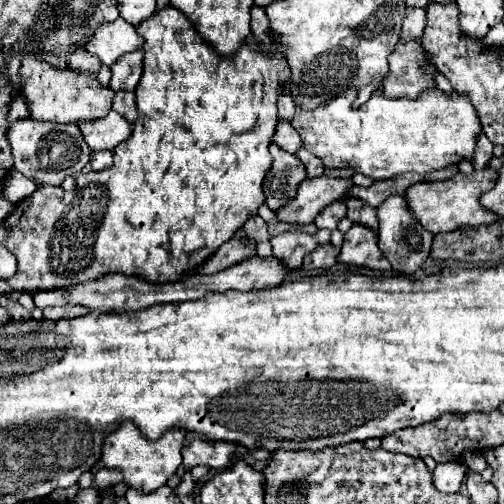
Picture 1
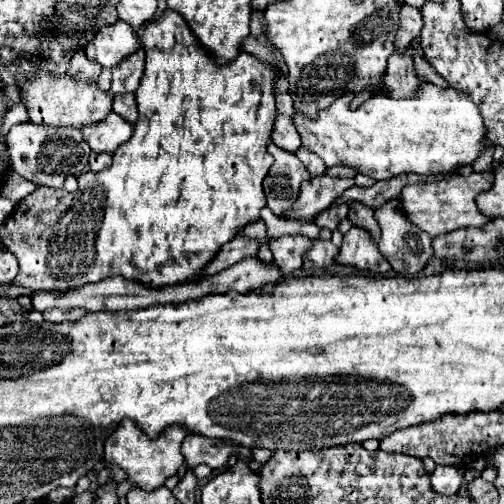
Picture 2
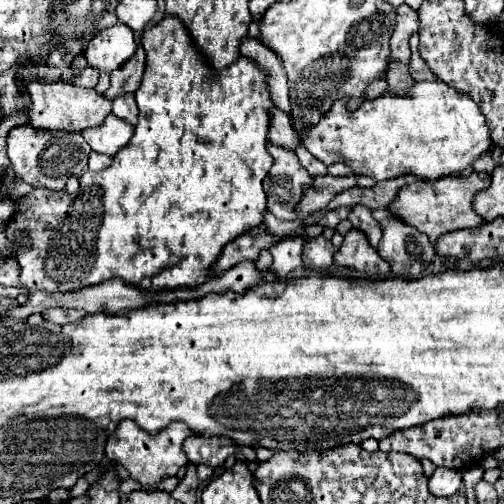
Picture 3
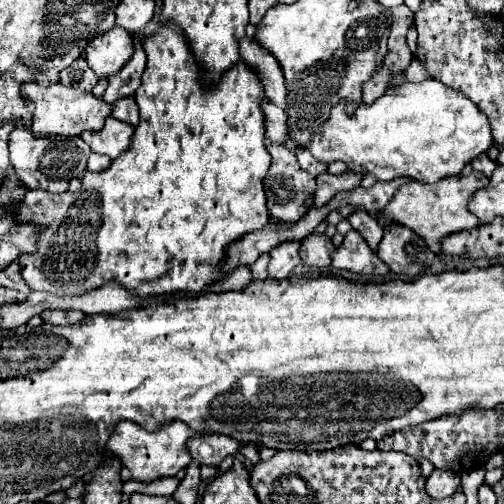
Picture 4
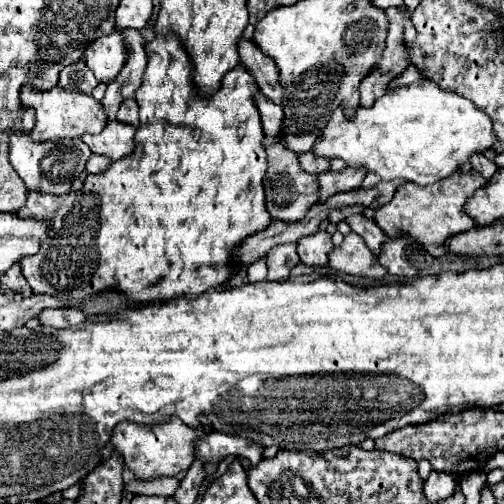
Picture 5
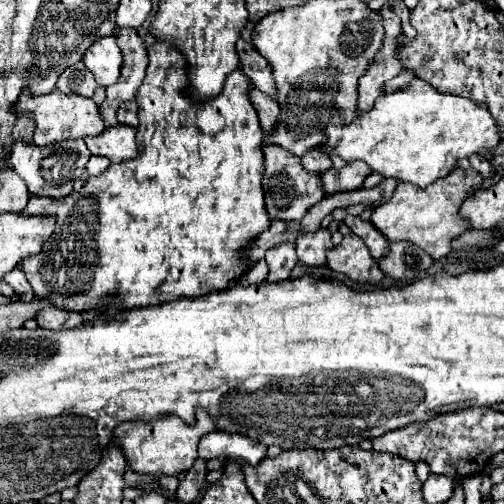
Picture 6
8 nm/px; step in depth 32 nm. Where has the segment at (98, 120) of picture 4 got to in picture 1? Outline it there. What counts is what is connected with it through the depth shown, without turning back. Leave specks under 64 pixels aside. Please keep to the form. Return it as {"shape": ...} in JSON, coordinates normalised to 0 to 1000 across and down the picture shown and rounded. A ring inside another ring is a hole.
{"shape":[[[52,111],[40,135],[40,183],[60,214],[60,234],[107,246],[155,246],[206,234],[222,214],[226,183],[202,175],[187,151],[151,151],[143,139],[107,139],[79,111]]]}

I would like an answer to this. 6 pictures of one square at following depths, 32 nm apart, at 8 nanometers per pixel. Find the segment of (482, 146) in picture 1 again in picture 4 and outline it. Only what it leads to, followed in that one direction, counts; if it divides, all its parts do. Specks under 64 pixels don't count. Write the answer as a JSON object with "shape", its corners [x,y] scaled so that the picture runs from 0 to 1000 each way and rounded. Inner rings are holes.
{"shape":[[[952,306],[952,310],[944,310],[944,313],[937,317],[937,333],[948,337],[948,341],[956,341],[964,353],[972,353],[976,341],[984,337],[984,321],[976,321],[964,306]]]}

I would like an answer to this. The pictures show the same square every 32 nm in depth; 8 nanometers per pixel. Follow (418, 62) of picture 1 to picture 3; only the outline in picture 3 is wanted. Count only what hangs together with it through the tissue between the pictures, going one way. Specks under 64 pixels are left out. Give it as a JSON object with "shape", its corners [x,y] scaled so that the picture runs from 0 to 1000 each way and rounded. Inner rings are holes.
{"shape":[[[774,123],[766,159],[770,159],[770,171],[778,183],[802,183],[813,167],[821,167],[810,147],[810,127],[794,127],[794,123]]]}

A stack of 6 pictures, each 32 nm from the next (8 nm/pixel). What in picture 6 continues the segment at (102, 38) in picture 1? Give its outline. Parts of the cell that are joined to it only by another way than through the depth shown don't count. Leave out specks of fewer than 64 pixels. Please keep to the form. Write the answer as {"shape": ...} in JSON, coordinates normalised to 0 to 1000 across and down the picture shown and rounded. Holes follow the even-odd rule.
{"shape":[[[230,71],[190,79],[190,87],[183,87],[183,95],[175,95],[175,103],[167,107],[163,123],[187,147],[198,171],[214,175],[218,167],[226,167],[242,135],[242,111],[238,95],[230,95]]]}

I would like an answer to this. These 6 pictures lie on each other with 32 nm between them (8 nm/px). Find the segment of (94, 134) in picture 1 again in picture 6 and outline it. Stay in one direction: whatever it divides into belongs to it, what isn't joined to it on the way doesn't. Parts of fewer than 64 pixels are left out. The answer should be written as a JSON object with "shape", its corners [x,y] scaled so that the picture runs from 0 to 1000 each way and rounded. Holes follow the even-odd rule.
{"shape":[[[226,250],[214,262],[202,262],[198,270],[175,270],[167,274],[175,286],[175,298],[190,310],[206,310],[218,321],[246,321],[274,306],[270,286],[270,258],[254,250]]]}

